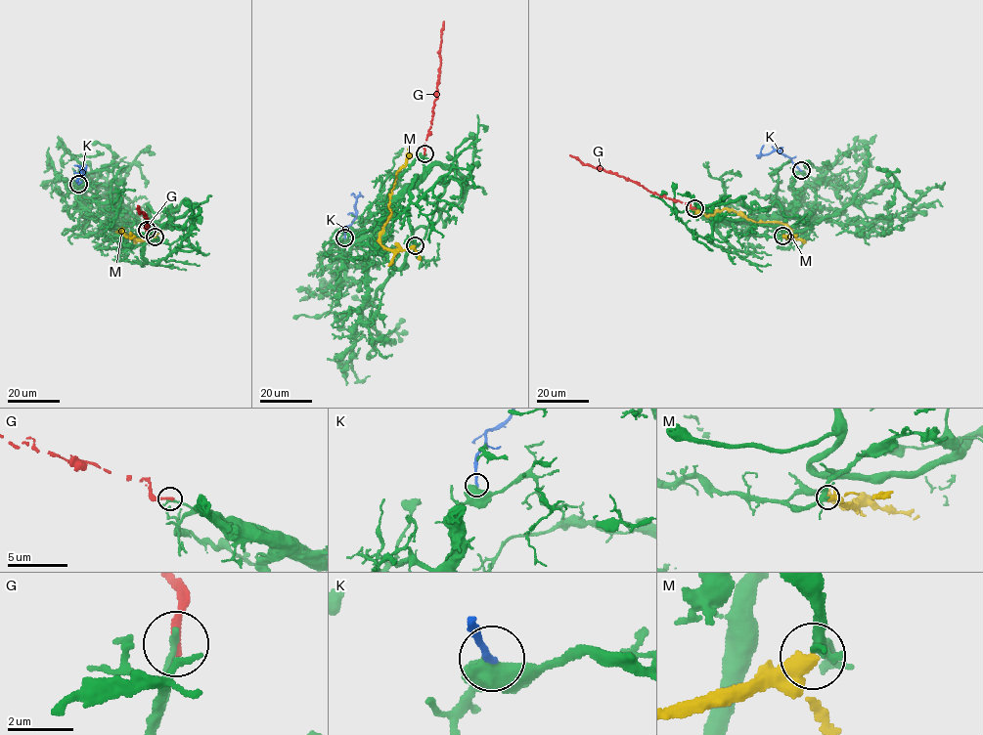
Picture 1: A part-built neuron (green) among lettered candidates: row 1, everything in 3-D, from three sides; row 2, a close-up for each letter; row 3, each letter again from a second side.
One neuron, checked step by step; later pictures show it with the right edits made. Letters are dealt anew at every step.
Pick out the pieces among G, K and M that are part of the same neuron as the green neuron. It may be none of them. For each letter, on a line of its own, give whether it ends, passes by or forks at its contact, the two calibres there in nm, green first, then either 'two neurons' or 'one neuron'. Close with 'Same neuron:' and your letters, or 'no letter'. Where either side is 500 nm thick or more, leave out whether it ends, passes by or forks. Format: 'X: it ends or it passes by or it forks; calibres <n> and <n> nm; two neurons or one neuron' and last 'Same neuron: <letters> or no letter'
G: it ends; calibres 240 and 260 nm; two neurons
K: calibres 600 and 200 nm; two neurons
M: it ends; calibres 280 and 480 nm; two neurons
Same neuron: no letter

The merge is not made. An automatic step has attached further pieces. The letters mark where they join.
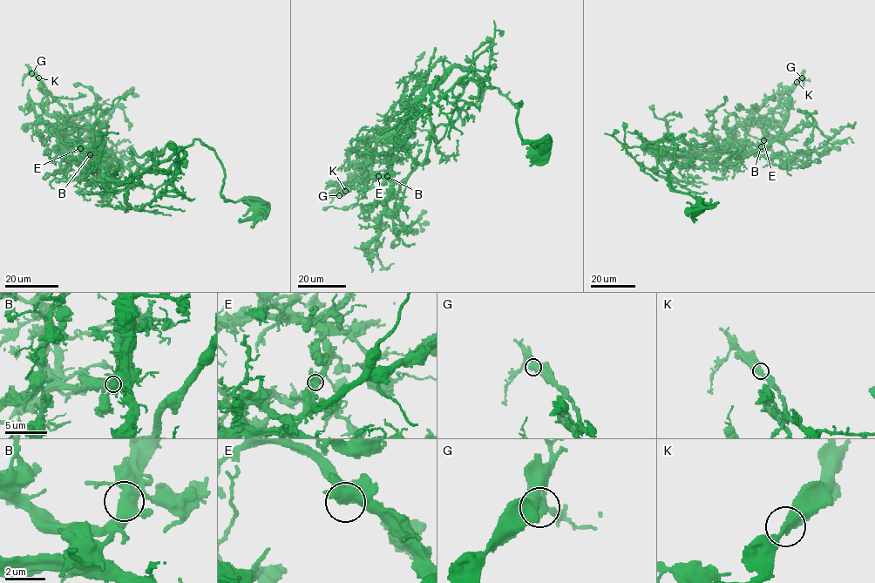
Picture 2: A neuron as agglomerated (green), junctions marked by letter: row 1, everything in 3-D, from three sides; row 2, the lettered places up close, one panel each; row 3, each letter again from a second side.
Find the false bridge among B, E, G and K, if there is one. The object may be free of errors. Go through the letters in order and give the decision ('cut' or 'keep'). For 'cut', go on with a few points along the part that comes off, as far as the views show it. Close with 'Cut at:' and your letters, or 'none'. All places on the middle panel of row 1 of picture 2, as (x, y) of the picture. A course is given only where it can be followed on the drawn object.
B: cut; foreign part runs (387, 176), (389, 153), (405, 137), (436, 47)
E: keep
G: keep
K: keep
Cut at: B

